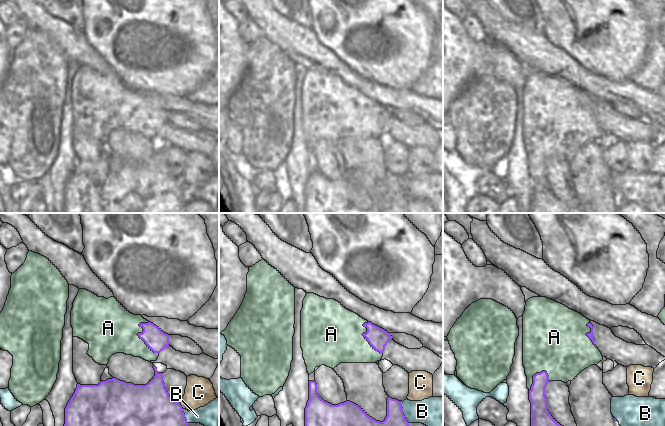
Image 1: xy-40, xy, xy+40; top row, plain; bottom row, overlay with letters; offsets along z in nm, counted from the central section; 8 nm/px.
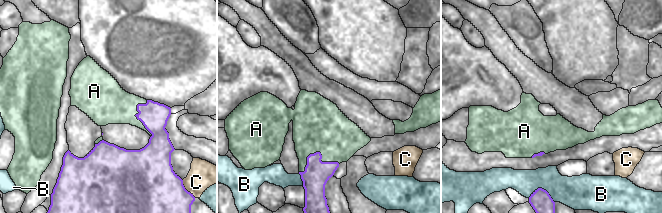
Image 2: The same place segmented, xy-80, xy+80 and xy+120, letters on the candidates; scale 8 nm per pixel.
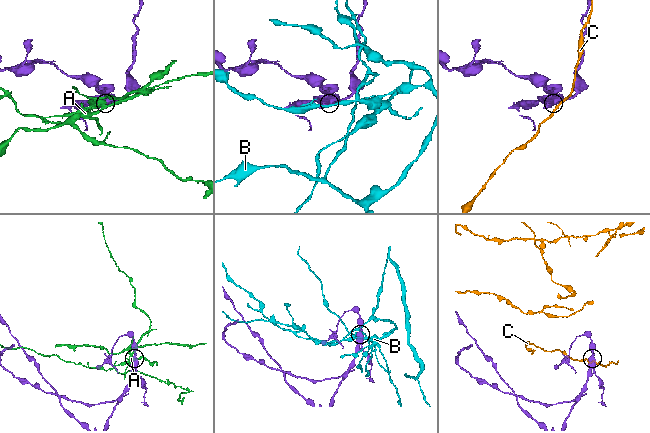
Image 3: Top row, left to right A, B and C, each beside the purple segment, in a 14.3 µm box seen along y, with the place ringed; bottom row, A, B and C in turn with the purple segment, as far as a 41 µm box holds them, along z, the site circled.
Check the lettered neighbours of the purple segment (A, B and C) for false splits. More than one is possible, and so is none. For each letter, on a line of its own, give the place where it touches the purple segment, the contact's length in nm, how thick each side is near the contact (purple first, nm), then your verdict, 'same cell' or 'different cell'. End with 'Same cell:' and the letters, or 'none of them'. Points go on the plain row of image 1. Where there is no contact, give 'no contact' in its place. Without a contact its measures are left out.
A: meets purple in xy-40 at (140, 114); contact 300 nm long; 170 nm thick on the purple side, 400 nm on the other; different cell
B: meets purple in xy at (402, 188); contact 180 nm long; 280 nm thick on the purple side, 240 nm on the other; different cell
C: meets purple in xy-40 at (181, 182); contact 50 nm long; 480 nm thick on the purple side, 220 nm on the other; different cell
Same cell: none of them

